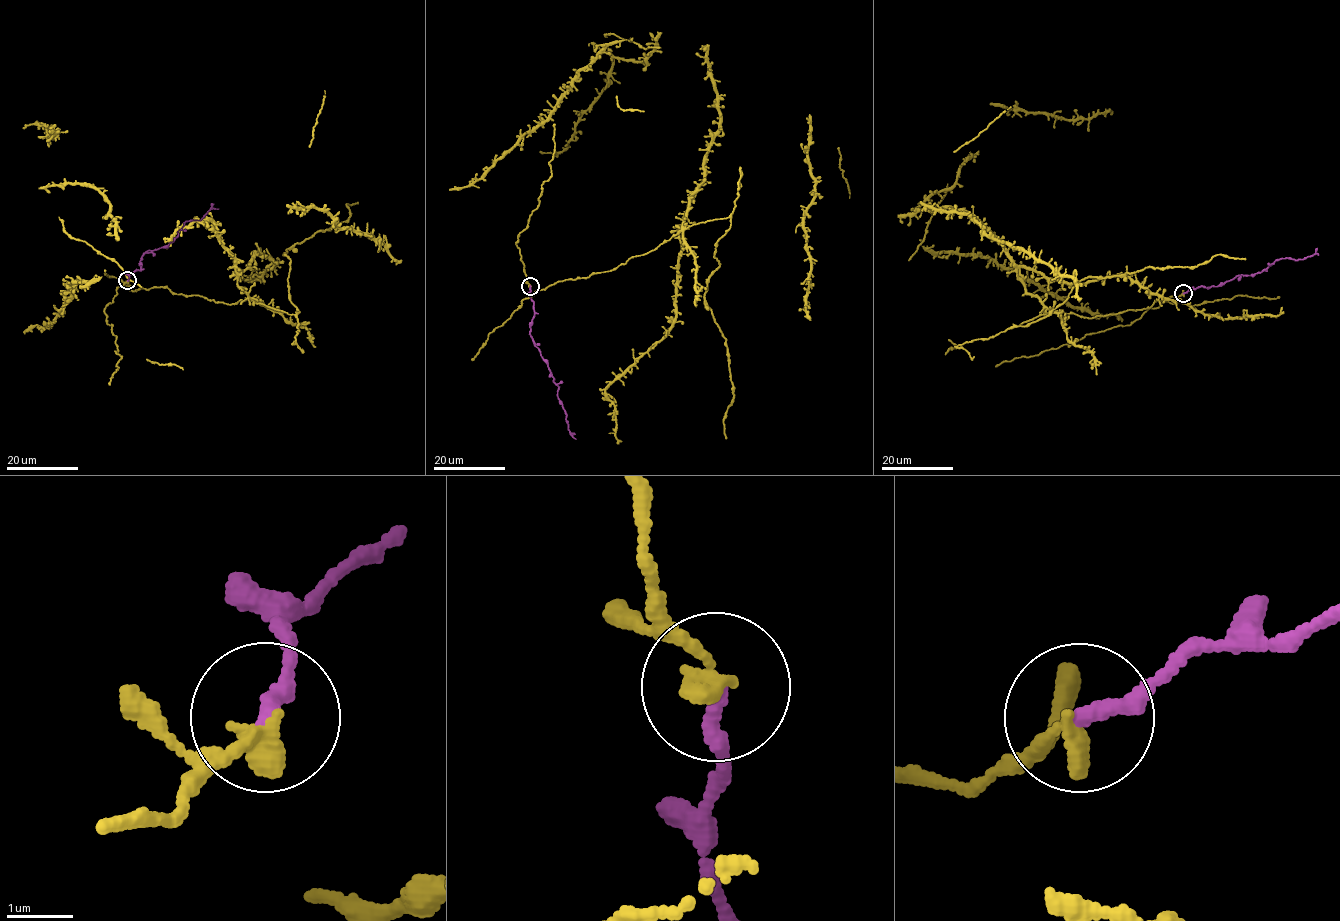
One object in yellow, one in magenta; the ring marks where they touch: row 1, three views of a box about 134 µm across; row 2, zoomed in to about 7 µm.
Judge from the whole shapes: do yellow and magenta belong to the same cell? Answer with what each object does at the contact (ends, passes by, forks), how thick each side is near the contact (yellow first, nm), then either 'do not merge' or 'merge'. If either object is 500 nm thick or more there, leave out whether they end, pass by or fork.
yellow ends | magenta ends | 320/240 nm | merge

